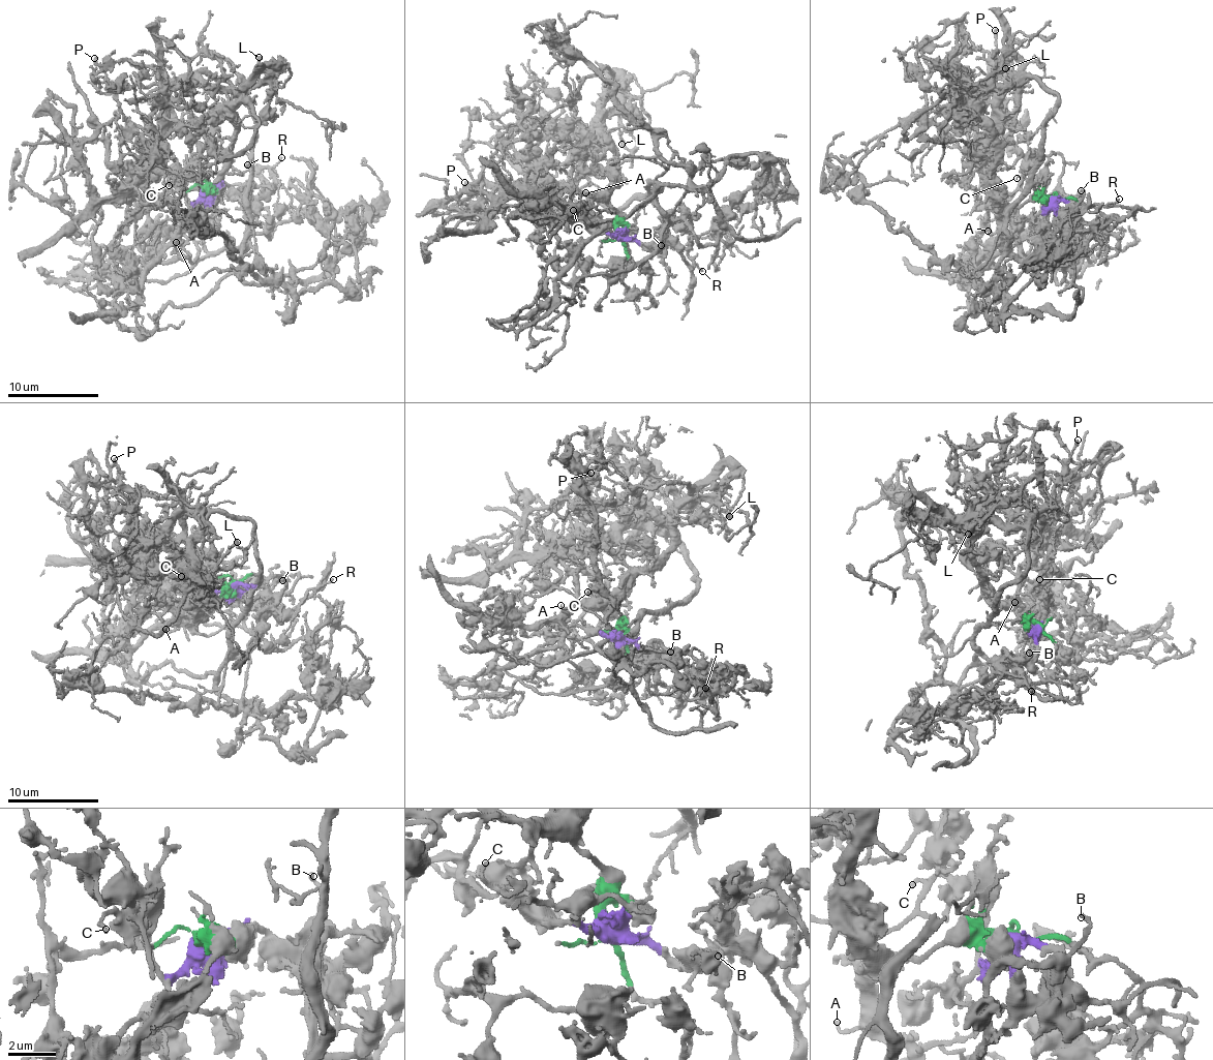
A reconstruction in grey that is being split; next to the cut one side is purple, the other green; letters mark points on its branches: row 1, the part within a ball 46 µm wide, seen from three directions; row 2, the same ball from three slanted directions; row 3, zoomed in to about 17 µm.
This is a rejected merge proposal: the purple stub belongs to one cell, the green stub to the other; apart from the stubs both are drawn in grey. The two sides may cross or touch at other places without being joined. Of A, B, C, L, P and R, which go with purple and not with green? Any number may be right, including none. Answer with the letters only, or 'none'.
B, C, P, R

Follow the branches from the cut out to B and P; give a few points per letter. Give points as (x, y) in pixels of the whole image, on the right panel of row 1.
B: (1055, 198), (1071, 210), (1083, 197), (1081, 189)
P: (1055, 198), (1042, 206), (1042, 181), (1019, 154), (1011, 137), (1011, 123), (1004, 115), (1000, 98), (994, 29)

